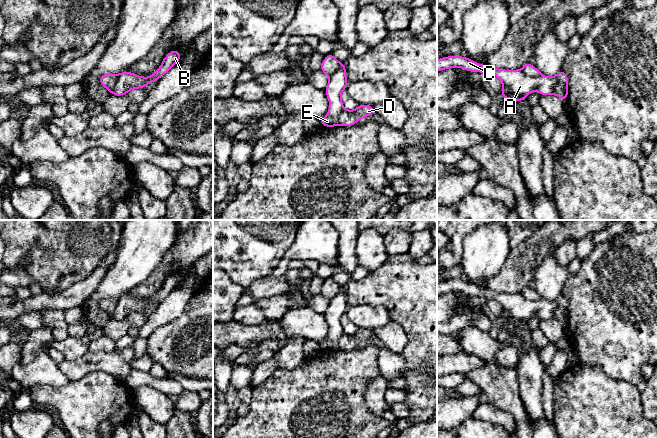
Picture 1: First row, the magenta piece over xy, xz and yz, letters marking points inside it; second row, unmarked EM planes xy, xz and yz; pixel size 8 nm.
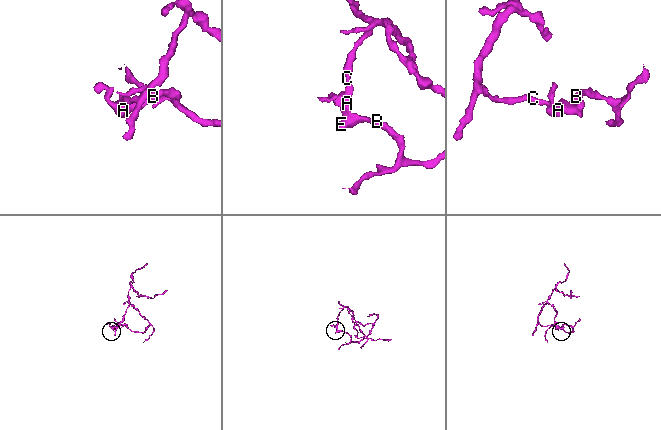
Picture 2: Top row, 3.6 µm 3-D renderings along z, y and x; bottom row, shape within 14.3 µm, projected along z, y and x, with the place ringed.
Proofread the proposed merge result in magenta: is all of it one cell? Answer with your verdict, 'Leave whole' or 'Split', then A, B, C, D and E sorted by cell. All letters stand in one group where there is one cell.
Split. Groups: A C E / B D

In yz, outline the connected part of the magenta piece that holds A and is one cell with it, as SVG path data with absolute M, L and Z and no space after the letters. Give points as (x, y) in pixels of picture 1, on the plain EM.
M447 280L437 284L437 296L449 292L463 292L468 296L480 296L497 300L501 306L508 310L511 315L512 324L522 326L531 316L537 314L541 320L549 320L557 307L567 309L568 298L560 294L555 300L544 299L530 300L520 294L505 294L491 289L481 289L467 281Z

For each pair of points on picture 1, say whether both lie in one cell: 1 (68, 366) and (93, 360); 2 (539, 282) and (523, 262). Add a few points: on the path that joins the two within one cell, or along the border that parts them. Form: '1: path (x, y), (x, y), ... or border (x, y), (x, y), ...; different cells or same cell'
1: path (74, 366), (87, 364); same cell
2: border (547, 255), (528, 285); different cells

